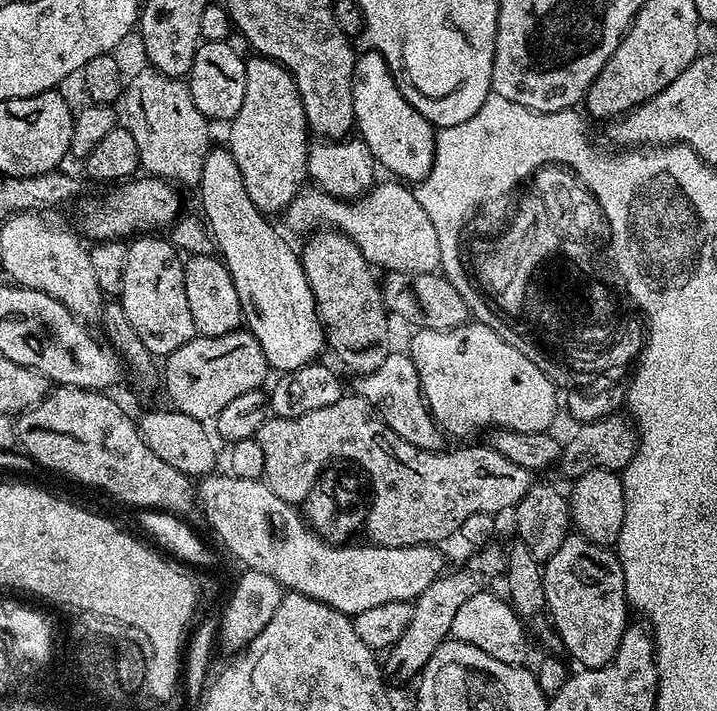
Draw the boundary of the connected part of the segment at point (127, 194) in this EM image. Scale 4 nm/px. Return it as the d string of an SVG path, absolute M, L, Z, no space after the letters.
M144 174L108 191L112 190L113 192L106 193L101 200L90 201L84 208L83 235L88 235L89 241L120 242L133 234L156 234L161 231L159 228L171 229L181 215L180 196L176 193L179 191L168 181L160 180L156 176Z

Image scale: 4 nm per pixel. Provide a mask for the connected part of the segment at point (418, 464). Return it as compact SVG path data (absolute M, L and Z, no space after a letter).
M345 394L334 406L326 406L323 410L314 410L311 414L302 414L302 418L282 418L272 416L265 420L256 432L254 439L262 450L262 458L266 462L266 470L262 477L265 484L288 504L303 505L310 490L320 479L324 468L331 460L349 460L357 464L362 471L368 472L368 480L372 483L370 492L370 511L366 516L367 539L379 548L409 548L415 544L439 545L439 540L455 537L460 531L462 522L470 518L470 514L501 514L515 509L516 503L527 494L533 486L533 473L522 466L514 466L510 458L502 458L490 446L484 448L456 448L453 452L441 450L437 453L427 452L418 446L410 446L382 417L376 409L359 394Z

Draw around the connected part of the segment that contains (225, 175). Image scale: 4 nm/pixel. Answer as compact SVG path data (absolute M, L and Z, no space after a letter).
M216 146L206 154L198 191L200 191L200 208L204 211L202 216L214 241L215 251L219 253L228 268L230 278L234 282L234 290L238 290L243 323L247 331L252 332L254 338L258 338L258 346L262 346L262 354L266 354L269 369L283 374L313 363L319 357L316 355L322 350L325 351L326 331L320 322L314 294L311 293L310 282L304 274L301 257L296 248L292 249L272 229L272 224L268 221L271 219L260 212L258 206L254 206L254 202L250 202L242 170L238 170L238 162L234 162L227 147Z

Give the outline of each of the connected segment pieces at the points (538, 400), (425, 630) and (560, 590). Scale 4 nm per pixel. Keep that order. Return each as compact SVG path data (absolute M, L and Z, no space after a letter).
M469 322L458 326L454 330L430 330L429 328L422 328L413 331L411 334L413 336L410 355L414 366L418 370L420 389L424 392L424 400L428 403L428 410L432 413L432 417L436 419L437 425L439 425L449 437L468 436L471 432L478 431L479 428L485 428L485 430L509 428L515 432L547 432L553 427L551 424L556 420L556 394L558 394L558 388L551 384L550 378L548 378L530 358L522 354L520 350L516 350L509 342L503 341L494 330L490 330L490 326Z
M488 546L477 551L473 555L476 557L469 562L468 568L454 572L450 576L442 574L437 580L430 582L430 586L426 586L426 590L422 590L422 594L416 597L412 604L410 626L402 634L402 638L398 638L398 642L387 649L388 664L386 660L386 668L389 673L392 671L400 680L408 680L411 676L412 679L419 677L430 654L434 654L434 650L438 650L438 646L443 640L449 639L454 614L458 614L462 602L466 602L472 596L481 595L485 591L483 588L487 586L488 580L494 579L495 576L497 579L503 573L506 552L503 547L496 547Z
M570 534L558 546L558 550L546 561L544 569L544 603L547 615L552 615L551 627L560 642L563 651L568 651L577 660L581 669L601 668L610 663L614 654L618 654L618 646L622 642L622 634L630 623L630 605L624 593L624 575L620 559L611 547L590 542L579 534Z

